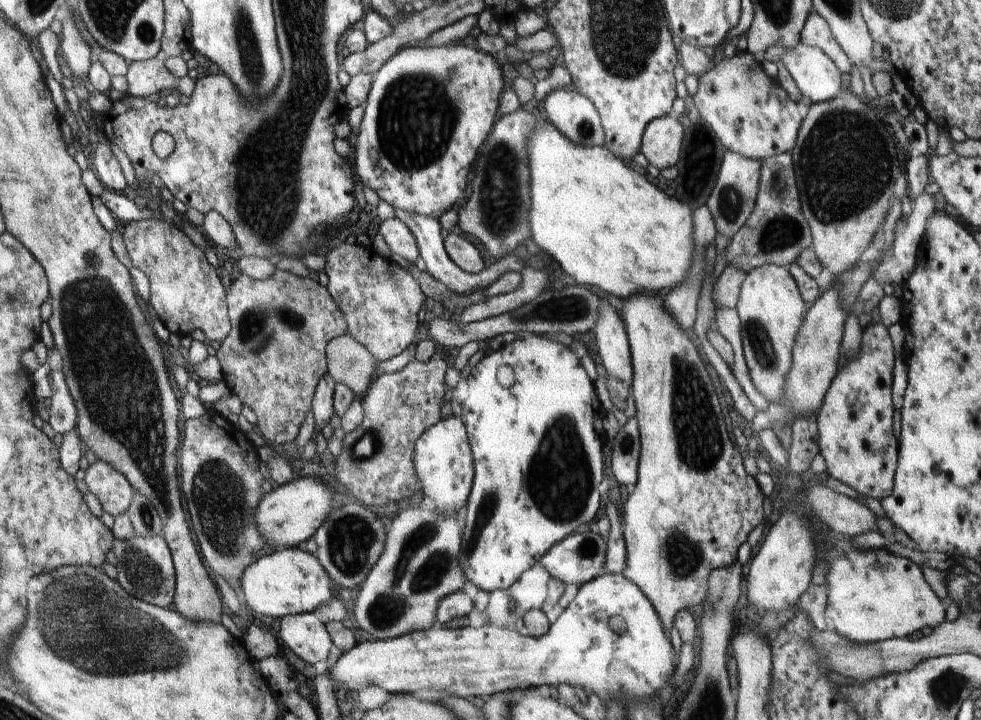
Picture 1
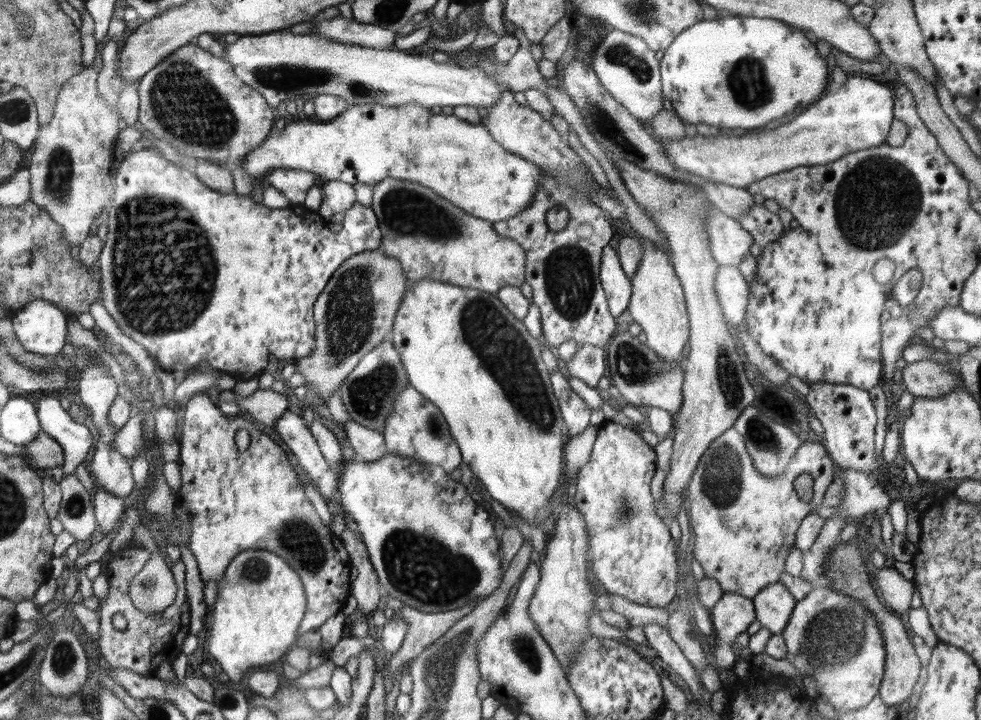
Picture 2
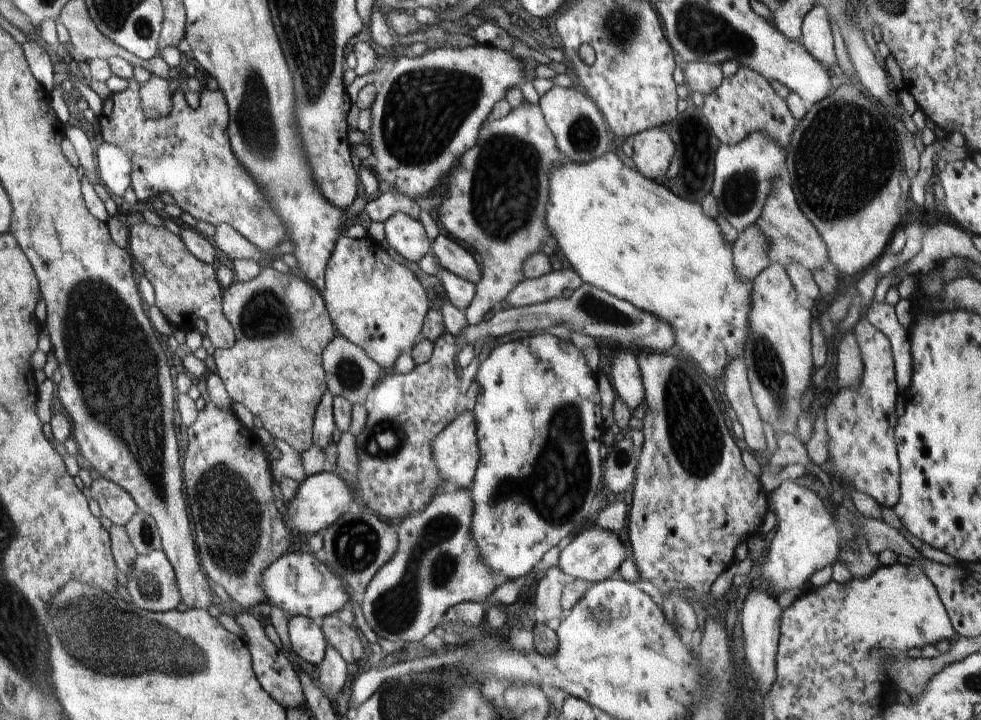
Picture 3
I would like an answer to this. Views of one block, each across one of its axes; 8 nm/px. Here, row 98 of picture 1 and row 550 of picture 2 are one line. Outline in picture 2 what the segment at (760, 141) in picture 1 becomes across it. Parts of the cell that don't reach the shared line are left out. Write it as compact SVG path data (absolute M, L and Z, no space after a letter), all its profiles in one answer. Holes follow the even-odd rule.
M734 428L726 430L712 441L700 457L696 470L686 486L685 503L690 526L695 534L693 556L704 568L704 575L718 581L723 592L735 592L753 599L767 584L780 582L785 562L796 544L795 532L802 519L808 516L815 506L822 505L827 488L832 484L836 464L822 443L803 439L803 444L781 476L764 477L754 468L745 444L744 438ZM800 474L810 474L814 481L813 499L810 504L802 501L794 489L794 480Z

